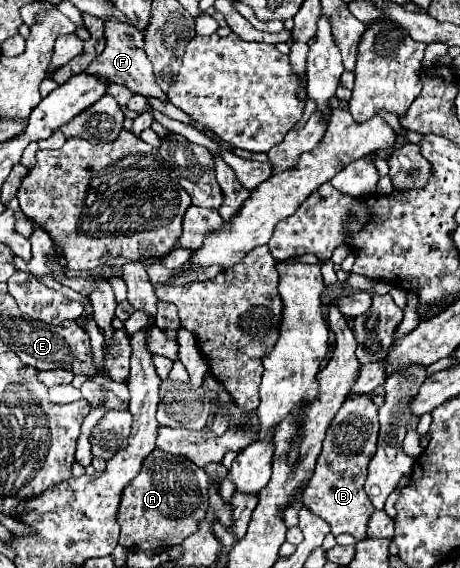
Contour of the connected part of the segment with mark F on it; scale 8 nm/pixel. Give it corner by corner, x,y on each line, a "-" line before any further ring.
106,19
104,21
104,31
106,31
106,47
104,51
88,65
86,73
92,75
100,75
104,81
108,83
124,83
128,85
132,91
144,95
144,97
160,97
162,101
166,101
166,93
158,87
158,83
154,81
154,73
152,73
152,65
144,53
144,33
140,29
136,29
134,25
122,23
118,19

